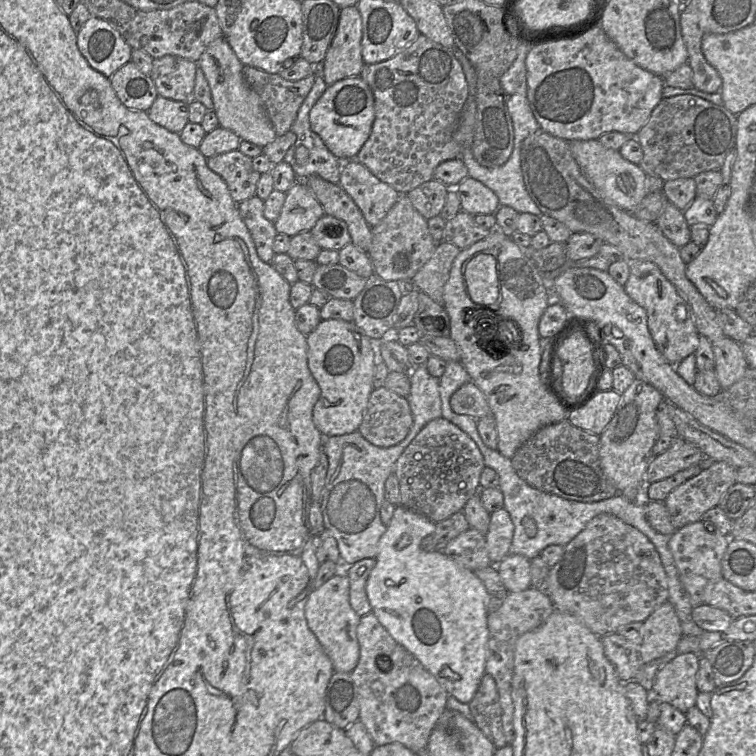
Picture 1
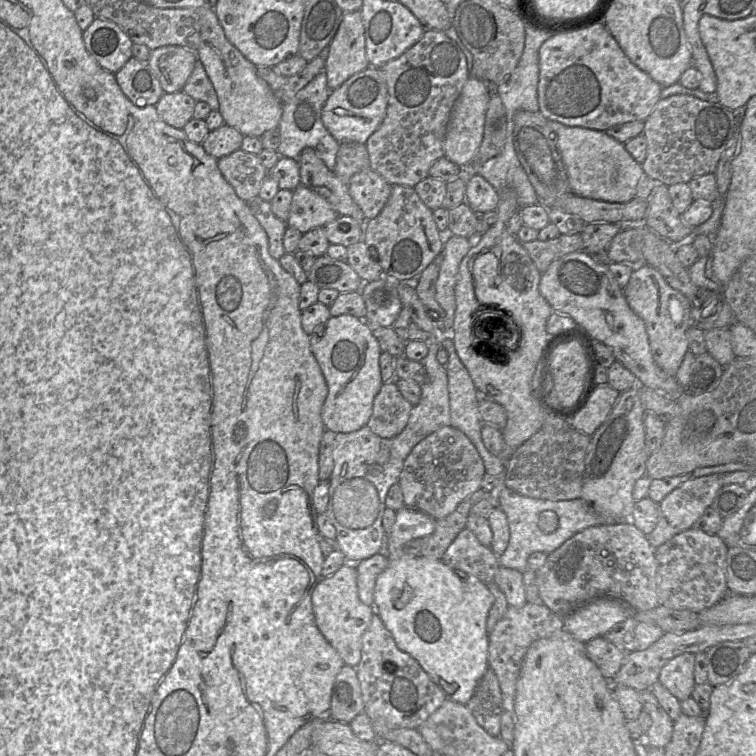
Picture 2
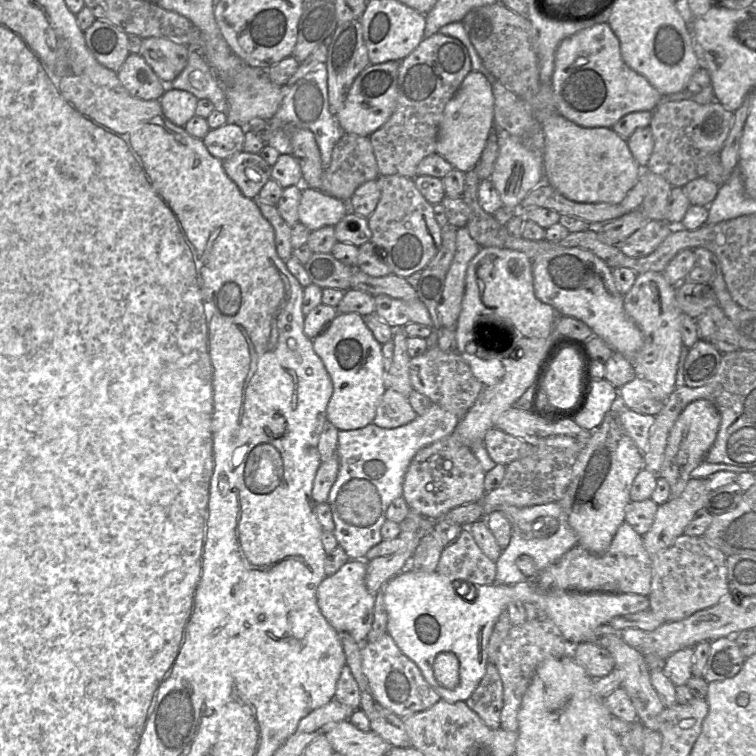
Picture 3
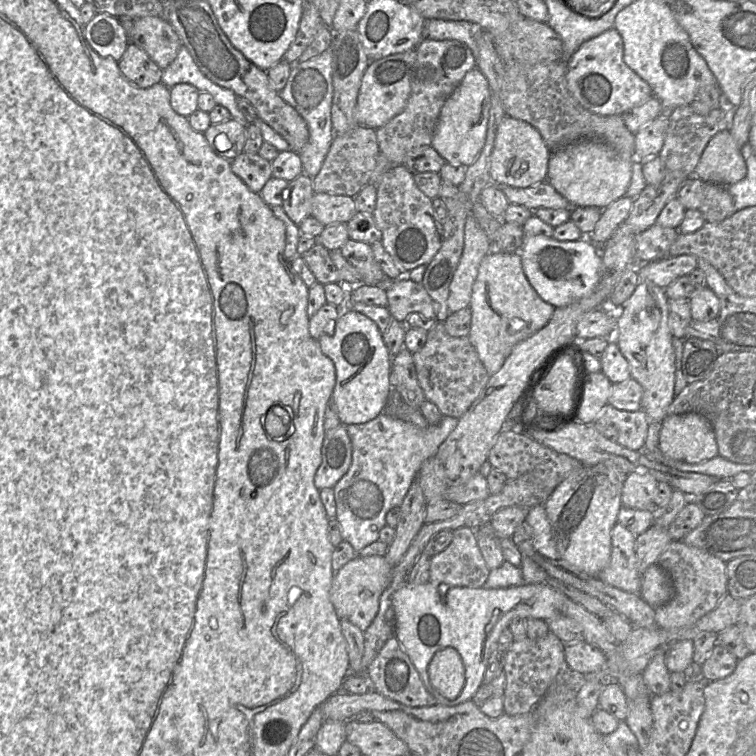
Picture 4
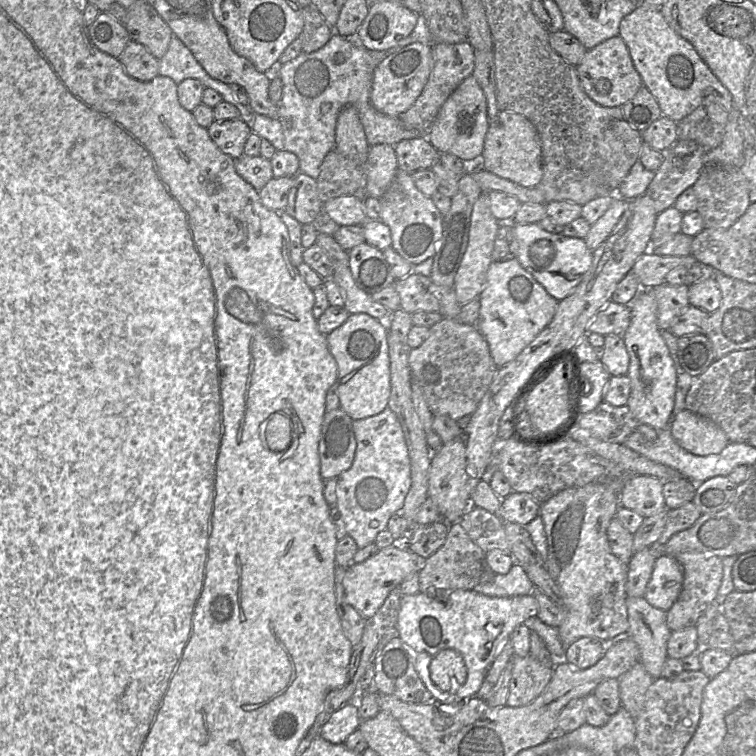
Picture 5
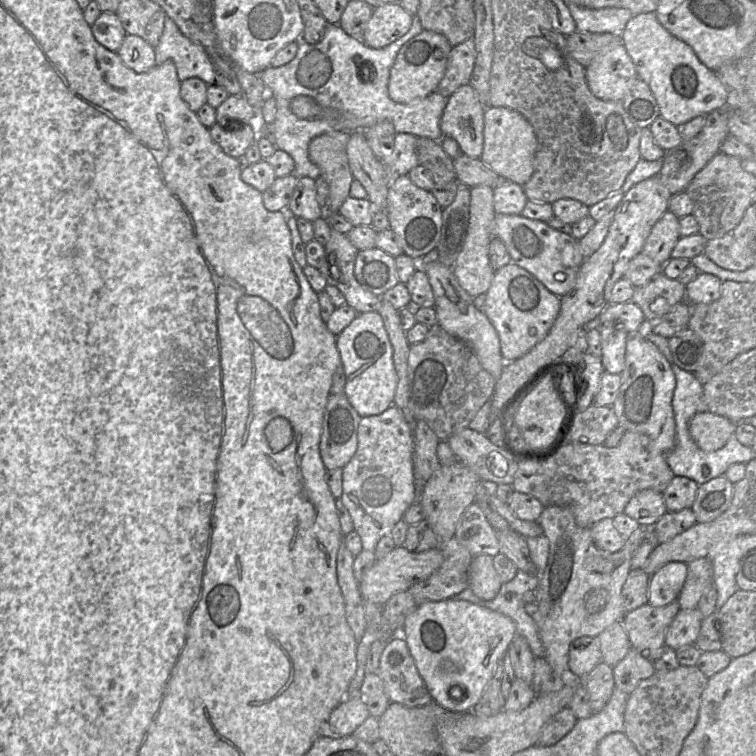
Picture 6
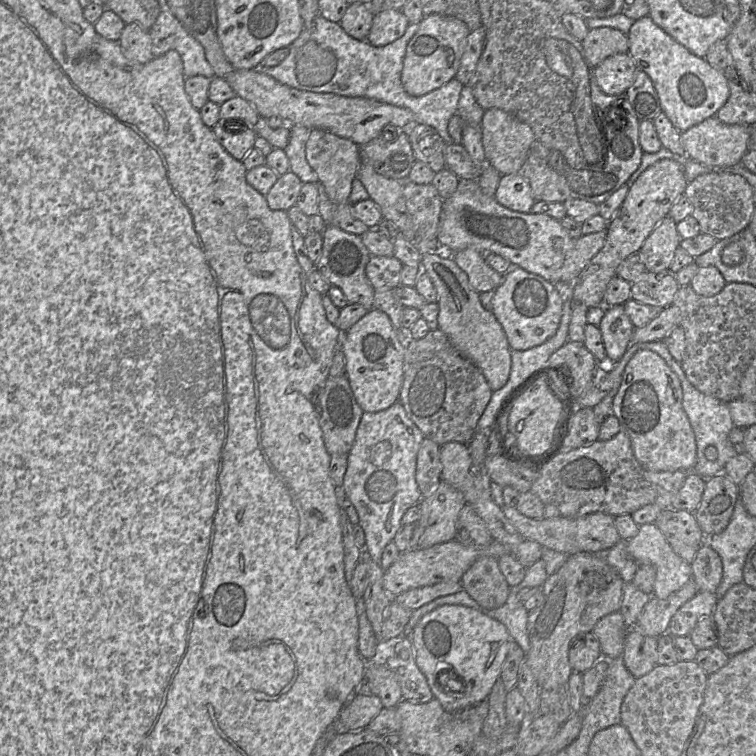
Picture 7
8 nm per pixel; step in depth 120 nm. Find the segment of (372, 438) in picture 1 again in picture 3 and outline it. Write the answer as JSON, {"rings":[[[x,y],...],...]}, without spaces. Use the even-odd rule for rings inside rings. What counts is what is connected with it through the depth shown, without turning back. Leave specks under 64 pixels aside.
{"rings":[[[387,387],[377,406],[372,423],[381,428],[392,429],[406,425],[417,416],[407,397]]]}

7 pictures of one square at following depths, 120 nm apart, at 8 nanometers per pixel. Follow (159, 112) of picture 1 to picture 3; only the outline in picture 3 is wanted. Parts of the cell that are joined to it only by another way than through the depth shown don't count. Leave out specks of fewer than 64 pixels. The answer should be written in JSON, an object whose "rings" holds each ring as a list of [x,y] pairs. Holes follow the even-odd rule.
{"rings":[[[167,86],[160,98],[165,116],[174,124],[184,126],[196,115],[198,98],[191,92]]]}

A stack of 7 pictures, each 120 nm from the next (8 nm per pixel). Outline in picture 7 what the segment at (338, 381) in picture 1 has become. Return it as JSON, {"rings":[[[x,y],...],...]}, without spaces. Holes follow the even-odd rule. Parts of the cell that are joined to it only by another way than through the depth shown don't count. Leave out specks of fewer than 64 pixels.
{"rings":[[[377,309],[369,310],[344,335],[341,334],[345,375],[364,412],[379,412],[399,402],[407,340],[407,331],[396,329],[389,317]]]}

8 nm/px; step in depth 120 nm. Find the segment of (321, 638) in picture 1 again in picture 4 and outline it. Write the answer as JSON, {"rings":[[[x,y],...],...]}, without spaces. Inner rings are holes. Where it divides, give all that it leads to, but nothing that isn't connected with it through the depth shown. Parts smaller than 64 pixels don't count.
{"rings":[[[356,555],[338,570],[333,576],[330,599],[340,619],[352,622],[364,632],[378,613],[380,597],[391,580],[392,571],[393,566],[385,556],[378,555]]]}

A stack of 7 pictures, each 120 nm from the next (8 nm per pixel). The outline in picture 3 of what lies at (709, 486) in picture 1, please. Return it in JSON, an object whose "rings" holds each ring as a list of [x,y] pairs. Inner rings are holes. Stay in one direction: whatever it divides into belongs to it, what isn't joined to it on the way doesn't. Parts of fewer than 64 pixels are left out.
{"rings":[[[691,478],[680,496],[658,506],[651,528],[642,536],[649,555],[669,548],[684,533],[696,512],[705,508],[709,492],[702,479]]]}

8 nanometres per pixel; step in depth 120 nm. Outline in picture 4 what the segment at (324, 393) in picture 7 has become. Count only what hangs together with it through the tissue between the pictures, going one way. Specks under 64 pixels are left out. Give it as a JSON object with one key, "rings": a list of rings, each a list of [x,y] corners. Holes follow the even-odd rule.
{"rings":[[[340,424],[325,432],[322,462],[314,477],[319,490],[333,488],[351,466],[352,444],[346,426]]]}

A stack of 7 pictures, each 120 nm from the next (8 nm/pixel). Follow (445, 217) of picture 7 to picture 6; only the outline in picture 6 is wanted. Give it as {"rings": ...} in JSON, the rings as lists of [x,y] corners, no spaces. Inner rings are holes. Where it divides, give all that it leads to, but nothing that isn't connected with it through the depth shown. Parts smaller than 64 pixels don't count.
{"rings":[[[495,214],[493,237],[505,244],[512,263],[530,272],[558,297],[572,289],[577,273],[586,259],[581,252],[579,240],[553,229],[546,222],[522,215]]]}

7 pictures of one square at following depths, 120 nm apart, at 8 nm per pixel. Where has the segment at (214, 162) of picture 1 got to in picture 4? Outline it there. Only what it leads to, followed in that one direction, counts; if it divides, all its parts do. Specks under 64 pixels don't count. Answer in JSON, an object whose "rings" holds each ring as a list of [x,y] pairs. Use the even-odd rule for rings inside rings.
{"rings":[[[242,152],[231,160],[231,169],[248,188],[256,193],[259,193],[272,177],[271,162],[257,152]]]}

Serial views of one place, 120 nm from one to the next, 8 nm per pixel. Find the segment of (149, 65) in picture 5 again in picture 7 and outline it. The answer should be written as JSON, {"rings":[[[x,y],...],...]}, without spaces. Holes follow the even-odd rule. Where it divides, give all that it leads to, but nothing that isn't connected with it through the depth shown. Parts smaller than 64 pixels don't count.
{"rings":[[[125,24],[118,42],[129,60],[146,63],[154,57],[149,31],[138,24]]]}

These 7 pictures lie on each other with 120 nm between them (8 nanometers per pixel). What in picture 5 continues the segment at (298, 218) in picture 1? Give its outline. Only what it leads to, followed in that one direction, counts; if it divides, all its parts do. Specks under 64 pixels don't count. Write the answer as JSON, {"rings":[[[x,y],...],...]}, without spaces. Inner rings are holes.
{"rings":[[[343,195],[322,205],[322,212],[327,214],[339,226],[361,225],[367,217],[364,213],[363,199],[353,195]]]}

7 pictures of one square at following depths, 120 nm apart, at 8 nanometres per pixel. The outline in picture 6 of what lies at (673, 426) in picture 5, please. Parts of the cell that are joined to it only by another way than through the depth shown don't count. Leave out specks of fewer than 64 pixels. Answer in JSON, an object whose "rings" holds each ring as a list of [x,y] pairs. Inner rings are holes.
{"rings":[[[697,412],[689,421],[689,434],[704,452],[714,452],[725,446],[736,430],[736,423],[711,412]]]}

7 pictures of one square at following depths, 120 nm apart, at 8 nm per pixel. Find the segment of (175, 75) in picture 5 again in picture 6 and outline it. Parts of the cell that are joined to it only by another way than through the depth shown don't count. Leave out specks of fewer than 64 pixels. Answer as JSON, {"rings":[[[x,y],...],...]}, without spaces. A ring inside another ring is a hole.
{"rings":[[[167,16],[154,51],[156,65],[171,60],[181,82],[191,77],[198,77],[208,85],[216,84],[216,71],[209,54],[201,45],[184,36],[173,20]]]}

